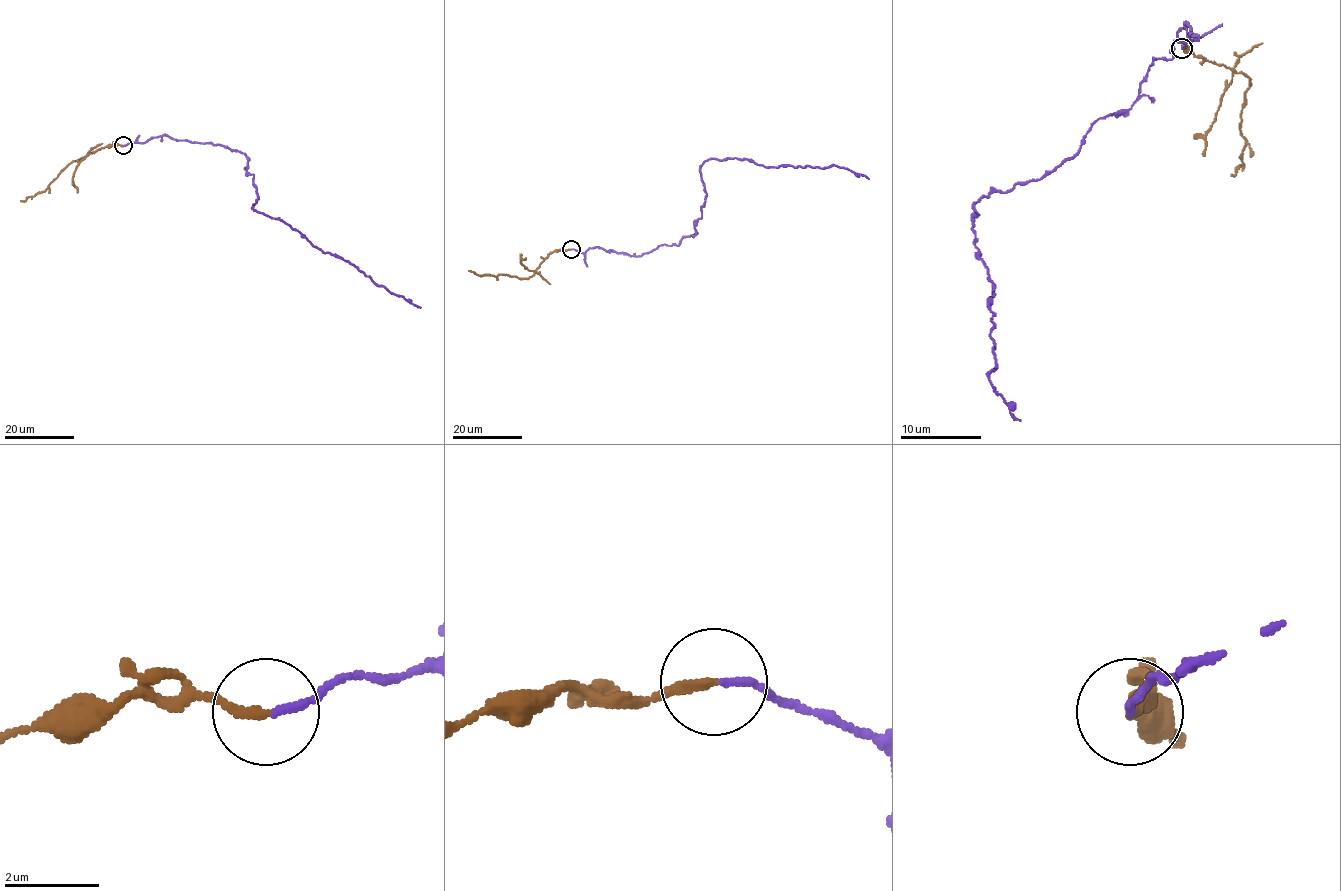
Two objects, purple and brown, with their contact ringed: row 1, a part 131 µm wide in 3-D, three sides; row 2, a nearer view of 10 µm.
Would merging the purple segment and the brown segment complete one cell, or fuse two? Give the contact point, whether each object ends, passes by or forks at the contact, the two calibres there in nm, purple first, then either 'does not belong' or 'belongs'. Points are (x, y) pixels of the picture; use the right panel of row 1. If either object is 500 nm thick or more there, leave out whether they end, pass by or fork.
place (1181, 48); purple ends; brown ends; calibres 150 and 200 nm; does not belong

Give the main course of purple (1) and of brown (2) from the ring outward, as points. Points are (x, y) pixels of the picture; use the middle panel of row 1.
1: (571, 249), (641, 256), (678, 245), (702, 217), (700, 166), (711, 158), (837, 165), (869, 178)
2: (571, 249), (551, 252), (526, 278), (477, 275), (469, 270)

